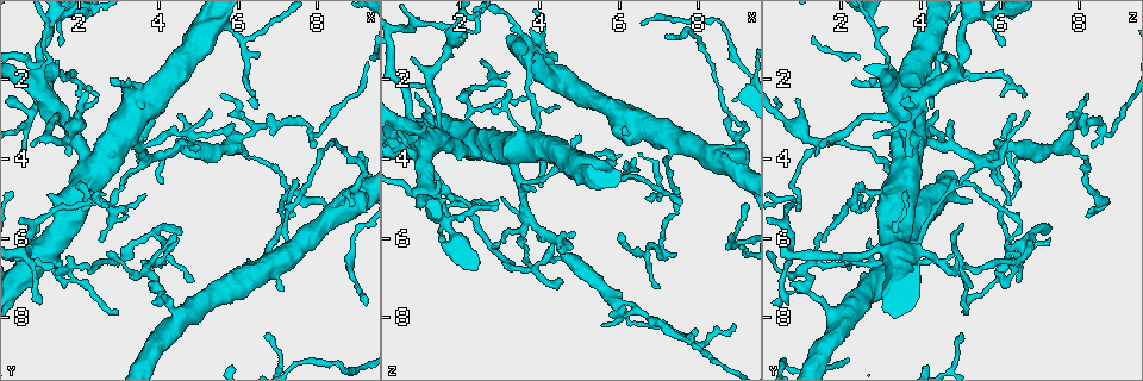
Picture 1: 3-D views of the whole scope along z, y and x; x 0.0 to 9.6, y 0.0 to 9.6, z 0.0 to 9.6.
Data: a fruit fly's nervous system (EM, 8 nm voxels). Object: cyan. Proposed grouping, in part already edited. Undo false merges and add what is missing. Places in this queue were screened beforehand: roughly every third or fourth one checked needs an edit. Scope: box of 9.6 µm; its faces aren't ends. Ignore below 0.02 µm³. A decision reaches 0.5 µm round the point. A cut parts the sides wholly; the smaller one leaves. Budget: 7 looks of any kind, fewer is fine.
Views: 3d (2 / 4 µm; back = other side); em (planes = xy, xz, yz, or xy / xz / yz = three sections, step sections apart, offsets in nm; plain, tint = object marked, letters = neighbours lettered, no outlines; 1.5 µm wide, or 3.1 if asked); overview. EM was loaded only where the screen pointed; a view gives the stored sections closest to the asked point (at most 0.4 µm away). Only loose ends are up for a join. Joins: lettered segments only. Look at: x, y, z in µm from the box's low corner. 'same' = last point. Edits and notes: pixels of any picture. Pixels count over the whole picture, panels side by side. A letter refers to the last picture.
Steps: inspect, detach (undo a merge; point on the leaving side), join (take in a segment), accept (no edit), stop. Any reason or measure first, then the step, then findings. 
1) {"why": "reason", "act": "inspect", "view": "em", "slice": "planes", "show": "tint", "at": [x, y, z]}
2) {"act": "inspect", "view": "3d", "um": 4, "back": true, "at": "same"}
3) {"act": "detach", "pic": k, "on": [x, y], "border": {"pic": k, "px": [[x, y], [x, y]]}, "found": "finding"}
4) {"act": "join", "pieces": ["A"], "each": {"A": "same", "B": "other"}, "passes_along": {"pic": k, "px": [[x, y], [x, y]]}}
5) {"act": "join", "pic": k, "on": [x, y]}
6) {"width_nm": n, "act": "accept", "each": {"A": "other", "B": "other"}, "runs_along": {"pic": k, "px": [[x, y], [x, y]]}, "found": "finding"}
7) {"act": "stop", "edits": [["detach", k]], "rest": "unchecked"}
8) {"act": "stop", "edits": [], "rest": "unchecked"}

{"why": "branch stops here", "act": "inspect", "view": "3d", "um": 2, "at": [7.05, 6.05, 7.25]}

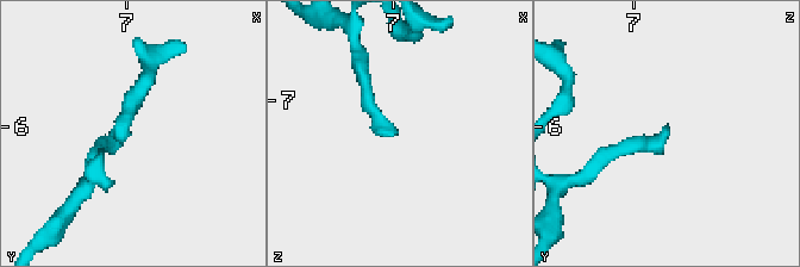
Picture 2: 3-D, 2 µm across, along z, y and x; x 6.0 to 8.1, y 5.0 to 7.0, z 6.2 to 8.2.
{"act": "inspect", "view": "em", "slice": "planes", "show": "letters", "at": [6.96, 6.04, 7.28]}

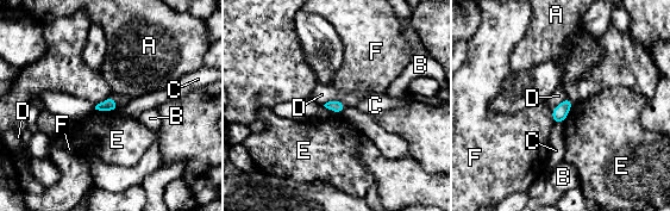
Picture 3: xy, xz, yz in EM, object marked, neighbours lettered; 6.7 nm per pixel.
{"width_nm": 80, "act": "accept", "each": {"A": "other", "B": "other", "C": "other", "D": "other", "E": "other", "F": "other"}, "border": {"pic": 3, "px": [[94, 109], [117, 110]]}, "found": "no lettered segment goes on from it"}

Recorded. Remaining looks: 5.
{"why": "tapers out", "act": "inspect", "view": "em", "slice": "yz", "step": 8, "show": "plain", "at": [1.95, 2.40, 6.00]}

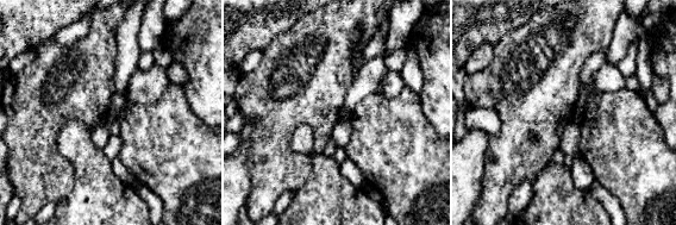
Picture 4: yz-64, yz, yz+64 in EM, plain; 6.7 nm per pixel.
{"act": "inspect", "view": "em", "slice": "yz", "step": 8, "show": "tint", "at": "same"}

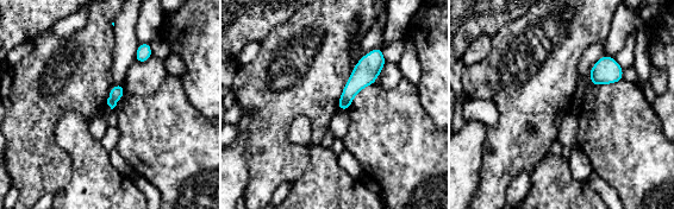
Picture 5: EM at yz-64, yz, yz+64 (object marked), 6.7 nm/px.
{"act": "inspect", "view": "em", "slice": "yz", "step": 8, "show": "letters", "at": "same"}

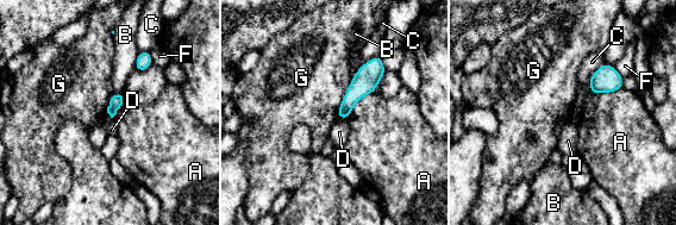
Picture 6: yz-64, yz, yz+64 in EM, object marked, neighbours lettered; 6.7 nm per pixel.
{"longest_contact_nm": ["G", 300], "act": "accept", "each": {"A": "other", "B": "other", "C": "other", "D": "other", "F": "other", "G": "other"}, "runs_along": {"pic": 6, "px": [[377, 60], [340, 116]]}, "found": "no lettered segment goes on from it"}

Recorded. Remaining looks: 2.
{"act": "inspect", "view": "em", "slice": "planes", "show": "letters", "at": [4.50, 6.05, 2.70]}

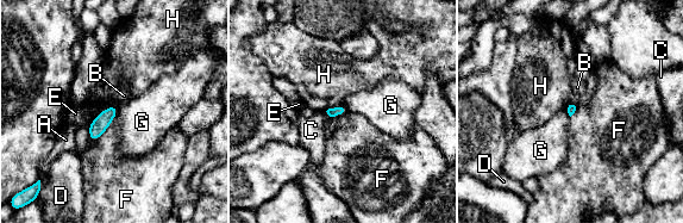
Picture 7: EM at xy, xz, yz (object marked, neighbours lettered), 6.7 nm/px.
{"longest_contact_nm": ["H", 220], "act": "accept", "each": {"A": "other", "B": "other", "C": "other", "D": "other", "E": "other", "F": "other", "G": "other", "H": "other"}, "border": {"pic": 7, "px": [[112, 119], [111, 124], [93, 142]]}, "found": "none of them fits"}

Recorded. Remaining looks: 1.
{"act": "stop", "edits": [], "rest": "unchecked"}

